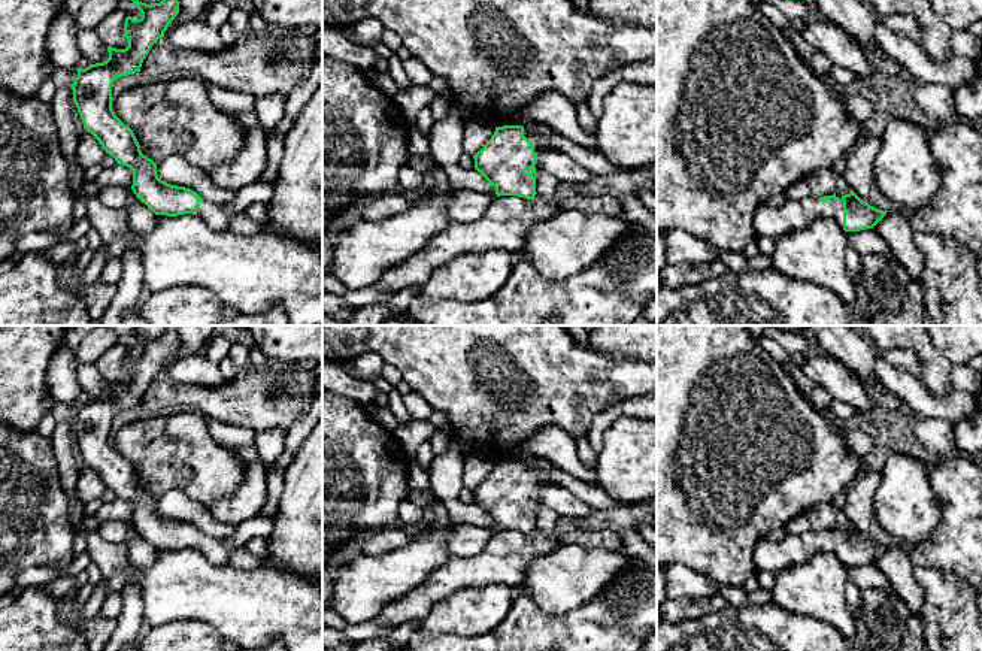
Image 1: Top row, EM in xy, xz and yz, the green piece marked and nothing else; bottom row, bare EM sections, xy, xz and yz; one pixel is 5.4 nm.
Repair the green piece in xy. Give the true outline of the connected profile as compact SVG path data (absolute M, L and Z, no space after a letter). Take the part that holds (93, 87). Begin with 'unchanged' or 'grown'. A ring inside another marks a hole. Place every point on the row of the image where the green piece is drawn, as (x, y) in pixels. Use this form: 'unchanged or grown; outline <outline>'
grown; outline M161 0L154 4L131 1L142 18L125 18L124 34L128 46L125 49L107 46L109 58L85 69L79 67L78 78L72 84L73 102L84 128L118 164L133 170L131 190L155 215L193 214L210 228L224 230L236 214L245 212L252 203L267 205L273 185L258 179L240 188L231 203L216 205L190 188L170 185L158 178L157 164L142 154L133 130L115 115L112 87L118 78L140 72L152 45L164 37L169 24L179 13L179 1Z

